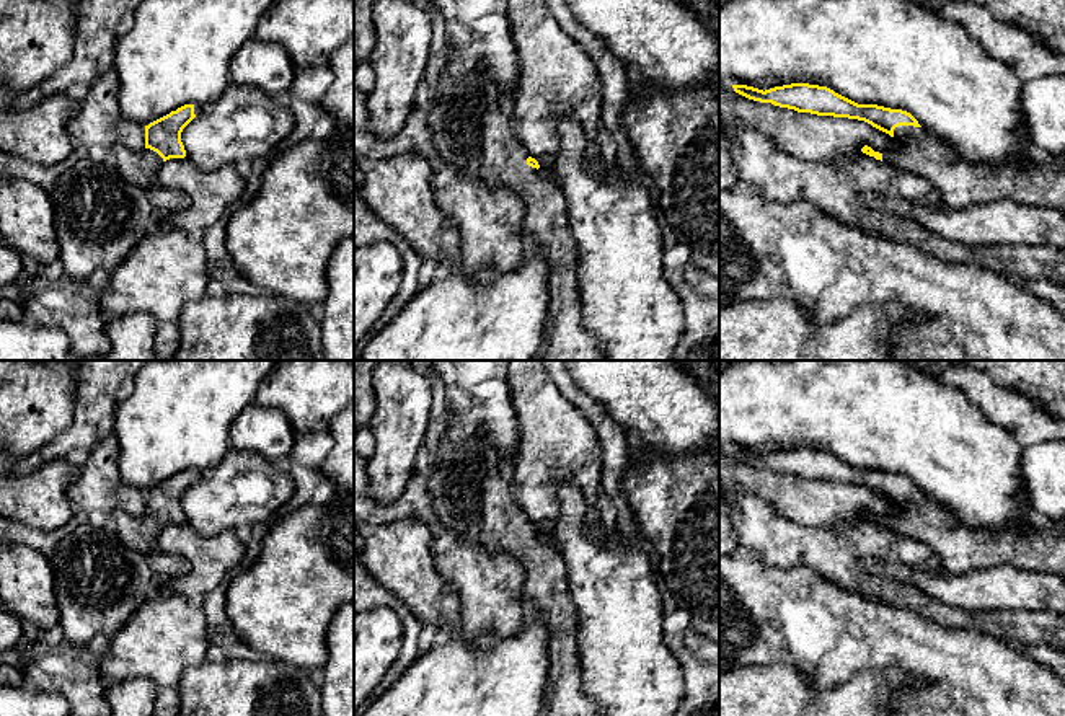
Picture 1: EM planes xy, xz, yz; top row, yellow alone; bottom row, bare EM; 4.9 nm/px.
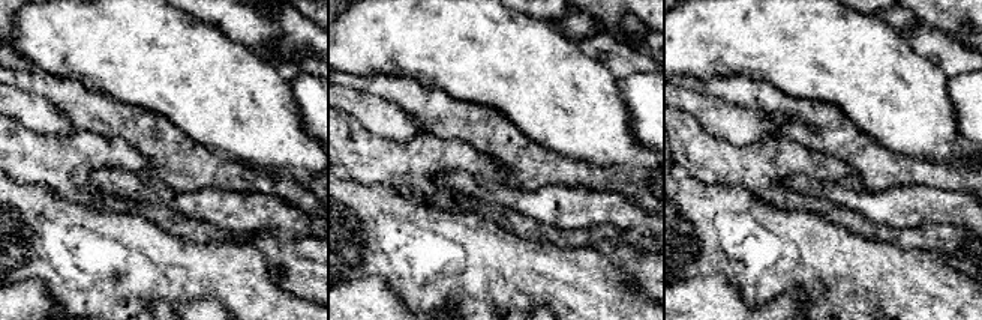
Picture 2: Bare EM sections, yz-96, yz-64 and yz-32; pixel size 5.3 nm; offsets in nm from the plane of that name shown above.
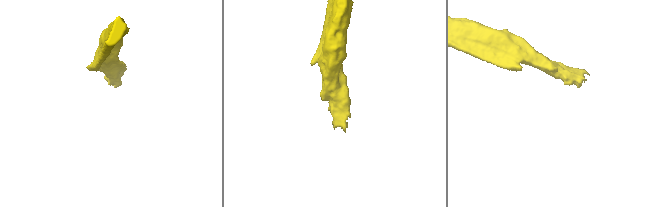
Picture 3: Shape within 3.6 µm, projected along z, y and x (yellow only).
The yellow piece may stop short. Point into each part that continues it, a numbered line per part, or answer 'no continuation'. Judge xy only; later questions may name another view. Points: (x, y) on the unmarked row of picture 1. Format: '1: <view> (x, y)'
1: xy (141, 534)

